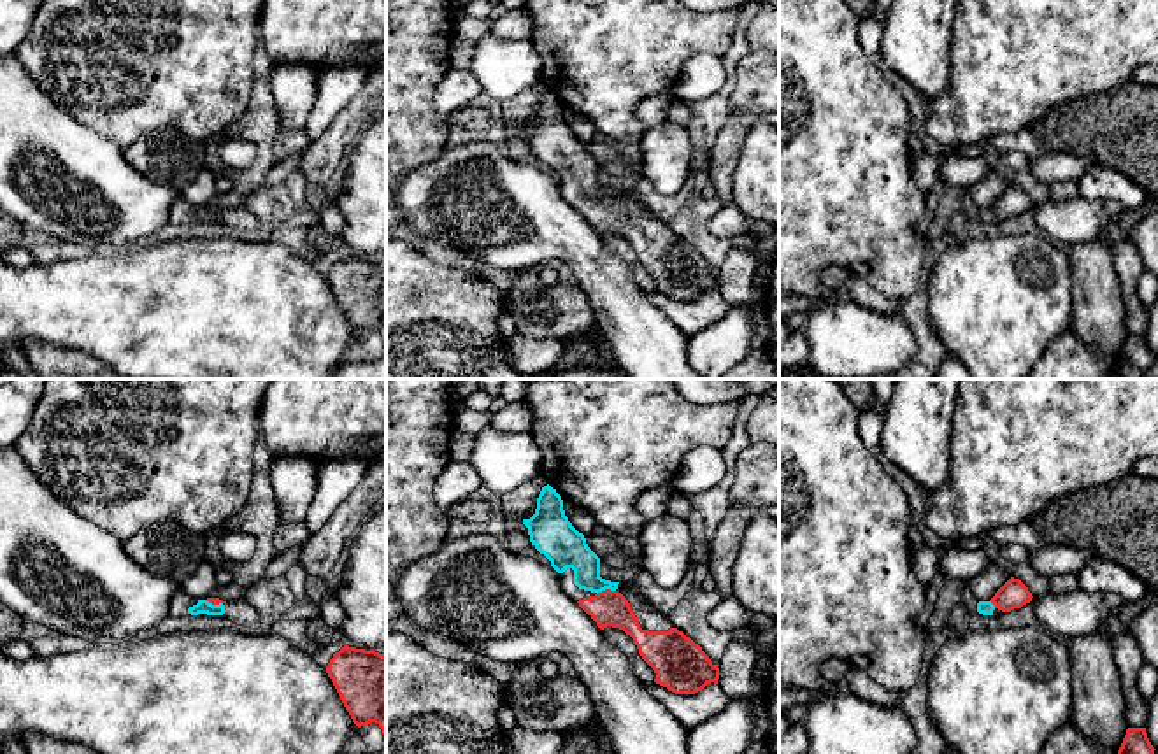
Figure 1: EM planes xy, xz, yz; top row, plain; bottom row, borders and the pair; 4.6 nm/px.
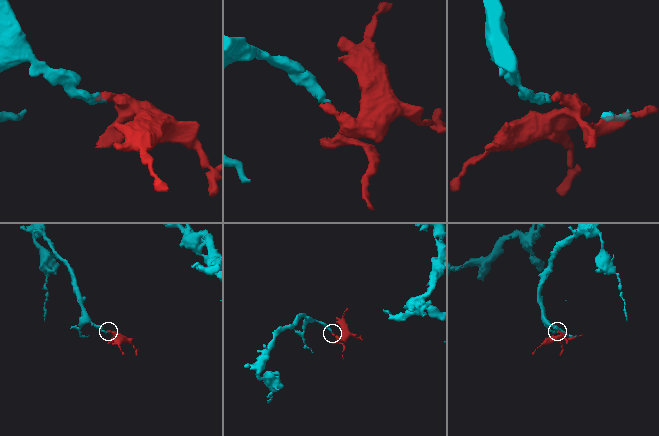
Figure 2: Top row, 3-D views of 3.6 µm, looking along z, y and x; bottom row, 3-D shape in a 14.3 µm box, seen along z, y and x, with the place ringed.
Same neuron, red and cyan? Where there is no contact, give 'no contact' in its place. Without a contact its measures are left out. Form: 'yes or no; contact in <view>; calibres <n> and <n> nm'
yes; contact in xz; calibres 160 and 170 nm

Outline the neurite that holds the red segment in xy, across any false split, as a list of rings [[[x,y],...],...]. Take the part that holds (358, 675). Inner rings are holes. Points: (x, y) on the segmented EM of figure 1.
[[[344,645],[326,666],[353,722],[375,722],[386,740],[386,654]]]

